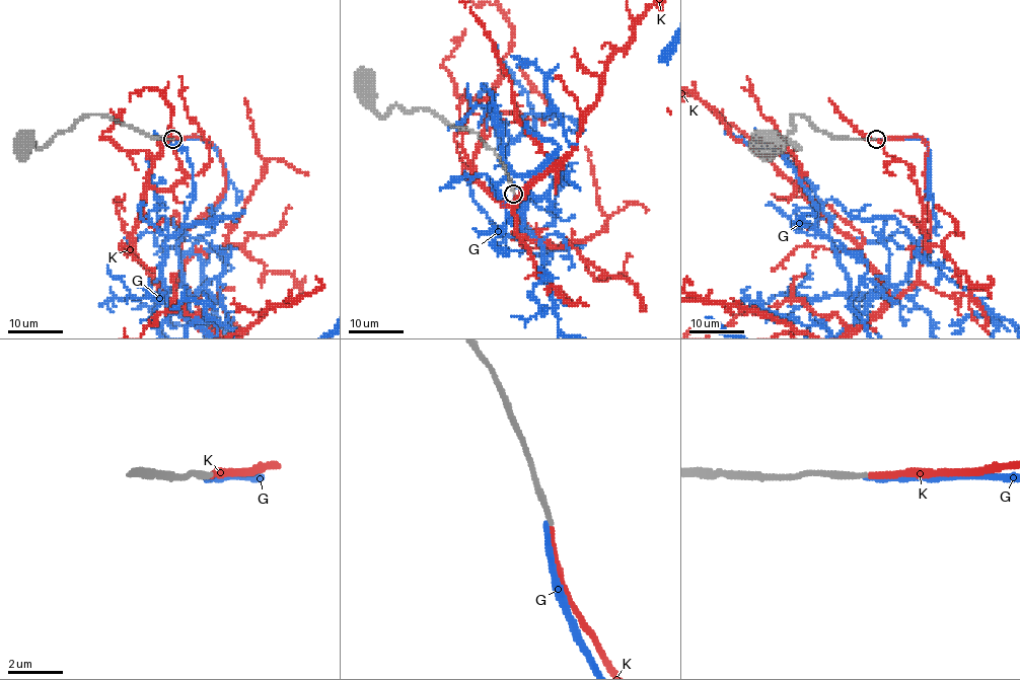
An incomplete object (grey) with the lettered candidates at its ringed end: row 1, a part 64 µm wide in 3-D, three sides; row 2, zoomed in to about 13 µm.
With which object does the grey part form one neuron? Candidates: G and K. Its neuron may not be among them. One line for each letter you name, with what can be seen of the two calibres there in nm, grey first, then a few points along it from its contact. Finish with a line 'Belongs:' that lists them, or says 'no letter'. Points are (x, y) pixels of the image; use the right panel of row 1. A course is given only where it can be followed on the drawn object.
K: 200/200 nm
Belongs: K

